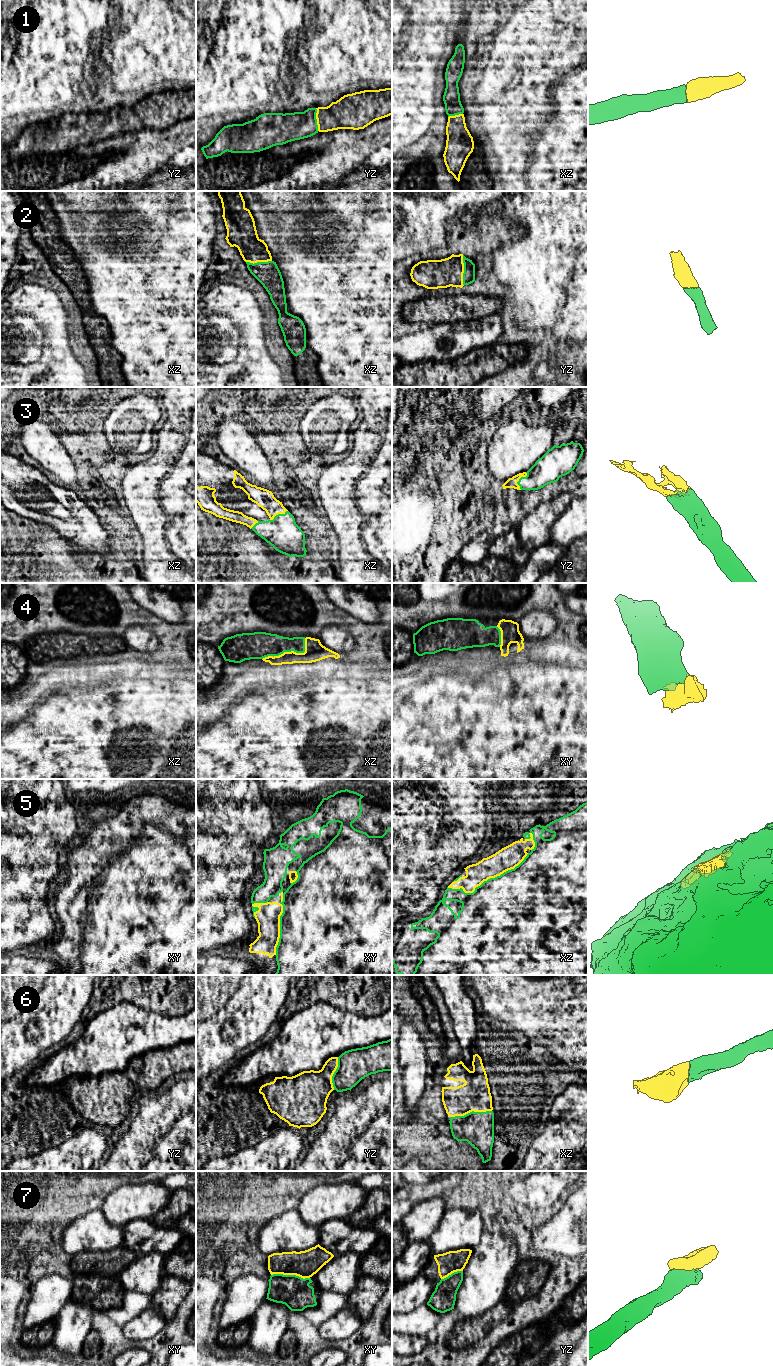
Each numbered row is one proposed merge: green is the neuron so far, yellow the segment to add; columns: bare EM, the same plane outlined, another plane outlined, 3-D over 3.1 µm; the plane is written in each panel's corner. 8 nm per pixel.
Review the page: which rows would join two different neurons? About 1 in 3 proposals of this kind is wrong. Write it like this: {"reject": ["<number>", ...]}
{"reject": ["7"]}

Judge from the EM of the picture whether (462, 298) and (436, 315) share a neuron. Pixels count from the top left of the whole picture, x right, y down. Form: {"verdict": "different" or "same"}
{"verdict": "same"}

